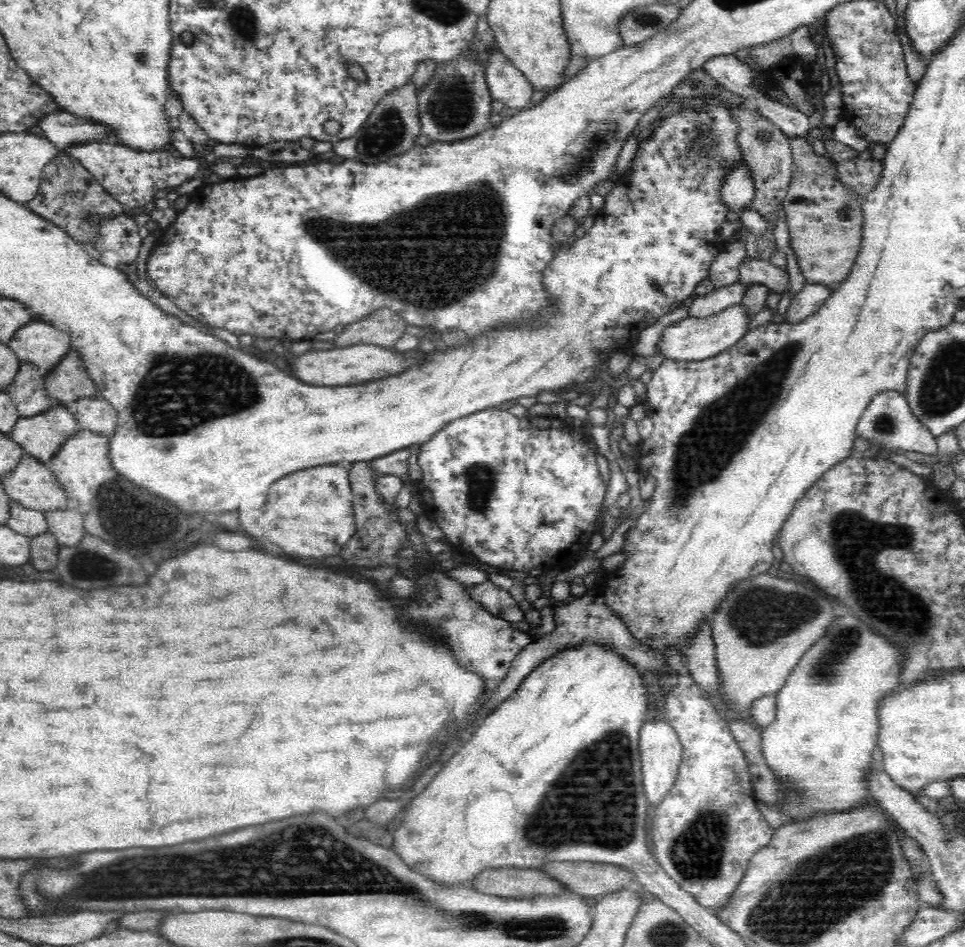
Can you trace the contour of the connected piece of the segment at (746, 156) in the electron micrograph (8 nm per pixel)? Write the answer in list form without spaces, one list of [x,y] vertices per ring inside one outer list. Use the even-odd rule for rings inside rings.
[[[744,105],[732,106],[734,113],[738,112],[739,136],[736,138],[742,152],[743,160],[751,172],[755,193],[749,208],[760,212],[768,222],[778,220],[778,210],[783,209],[784,195],[792,176],[793,154],[789,140],[782,131],[769,120],[757,114],[749,114]]]

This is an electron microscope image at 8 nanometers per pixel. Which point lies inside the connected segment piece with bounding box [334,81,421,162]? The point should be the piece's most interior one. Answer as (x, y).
(392, 127)

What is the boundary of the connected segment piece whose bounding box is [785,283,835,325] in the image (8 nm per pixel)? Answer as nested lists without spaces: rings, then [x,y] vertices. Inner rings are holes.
[[[806,283],[797,295],[791,299],[785,313],[786,323],[796,324],[815,313],[835,289],[835,285]]]

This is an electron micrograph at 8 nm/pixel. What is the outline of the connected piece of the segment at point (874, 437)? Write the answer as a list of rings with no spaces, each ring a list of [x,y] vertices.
[[[885,390],[876,395],[860,417],[855,435],[864,438],[866,443],[882,444],[889,451],[902,449],[922,453],[924,456],[935,455],[938,451],[937,438],[920,420],[917,420],[916,416],[913,416],[905,393],[900,391]]]

